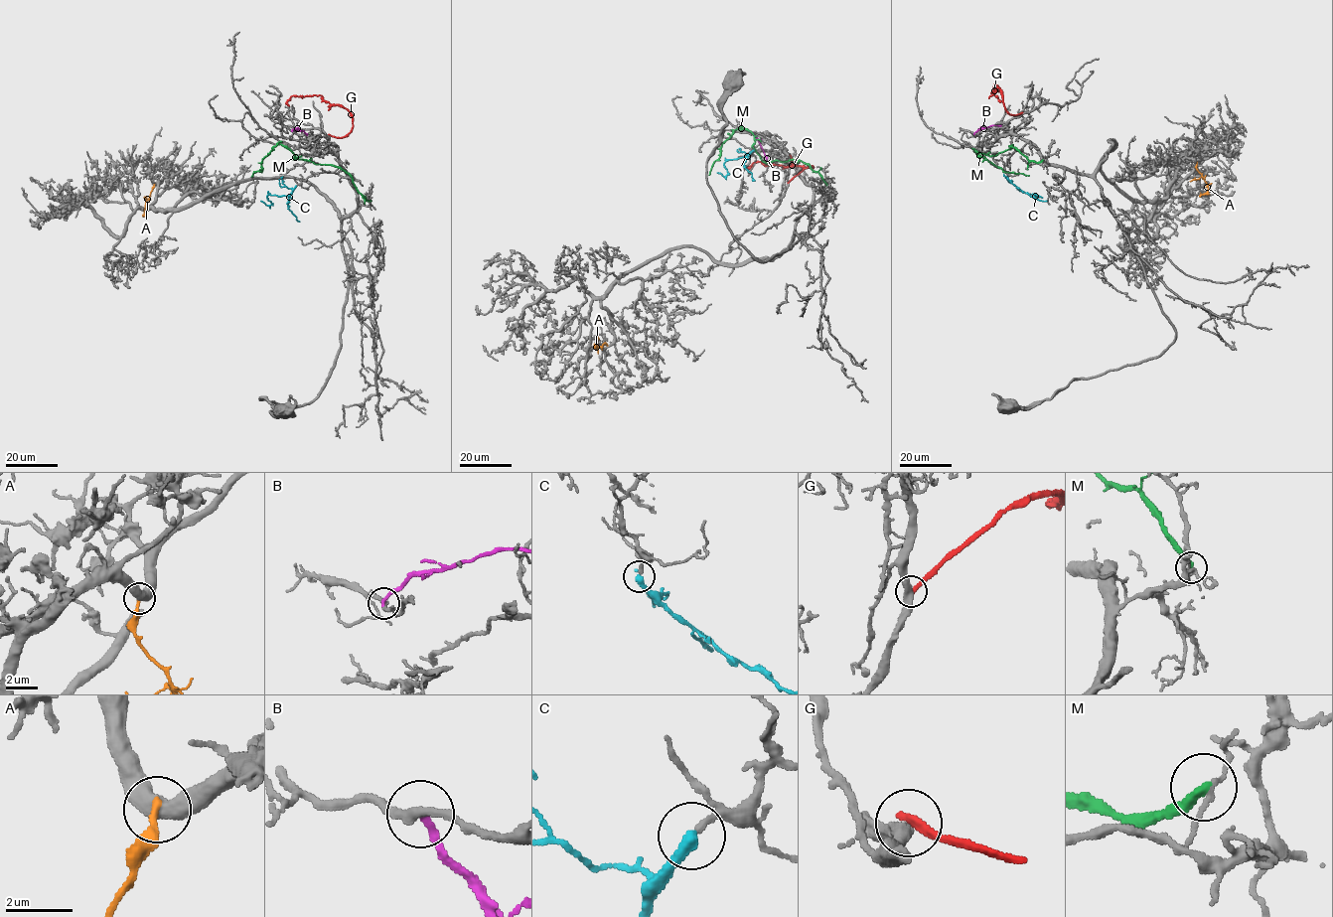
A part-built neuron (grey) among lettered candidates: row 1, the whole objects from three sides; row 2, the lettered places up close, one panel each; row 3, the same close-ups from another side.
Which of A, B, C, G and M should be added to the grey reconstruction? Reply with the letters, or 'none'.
C

